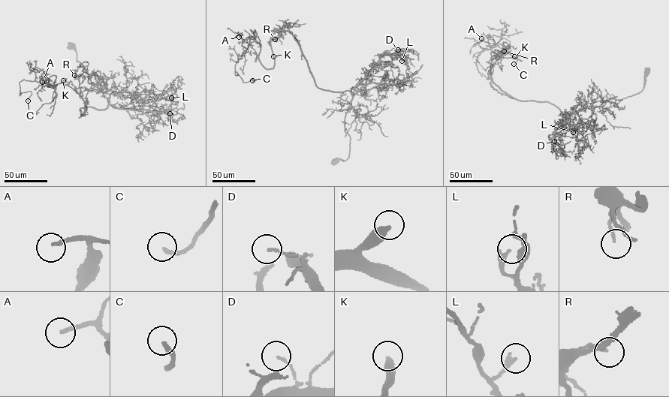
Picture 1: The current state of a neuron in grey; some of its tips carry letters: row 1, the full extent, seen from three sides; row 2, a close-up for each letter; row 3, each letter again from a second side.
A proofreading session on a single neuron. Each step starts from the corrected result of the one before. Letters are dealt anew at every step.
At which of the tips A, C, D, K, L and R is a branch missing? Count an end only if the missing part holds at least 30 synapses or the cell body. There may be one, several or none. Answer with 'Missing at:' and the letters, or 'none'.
Missing at: A, C, K

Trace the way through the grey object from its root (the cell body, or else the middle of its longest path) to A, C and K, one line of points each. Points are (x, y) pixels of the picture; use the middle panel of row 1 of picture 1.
A: (334, 162), (348, 157), (351, 92), (317, 86), (288, 31), (272, 34), (266, 69), (260, 44), (239, 37)
C: (334, 162), (348, 157), (351, 92), (317, 86), (281, 30), (272, 68), (256, 41), (236, 64), (252, 80)
K: (334, 162), (348, 157), (350, 136), (344, 122), (351, 92), (317, 86), (288, 31), (272, 34), (273, 56)

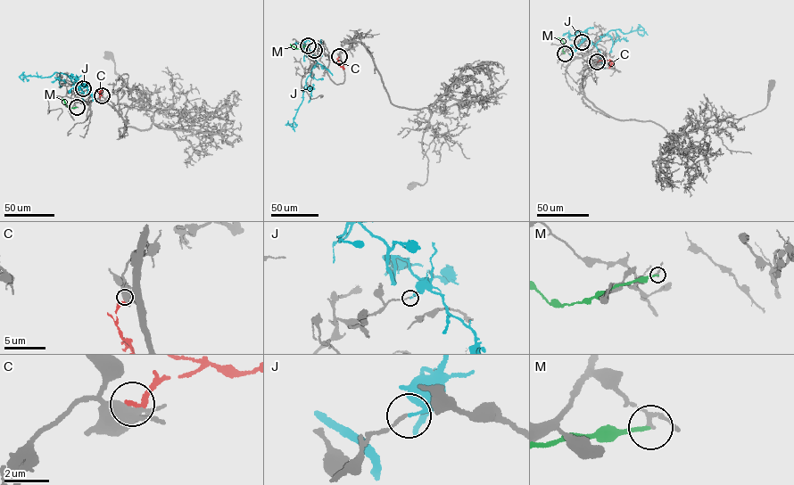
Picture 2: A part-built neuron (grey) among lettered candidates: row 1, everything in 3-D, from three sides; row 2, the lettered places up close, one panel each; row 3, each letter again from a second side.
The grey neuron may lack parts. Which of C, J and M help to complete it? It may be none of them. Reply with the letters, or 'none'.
none

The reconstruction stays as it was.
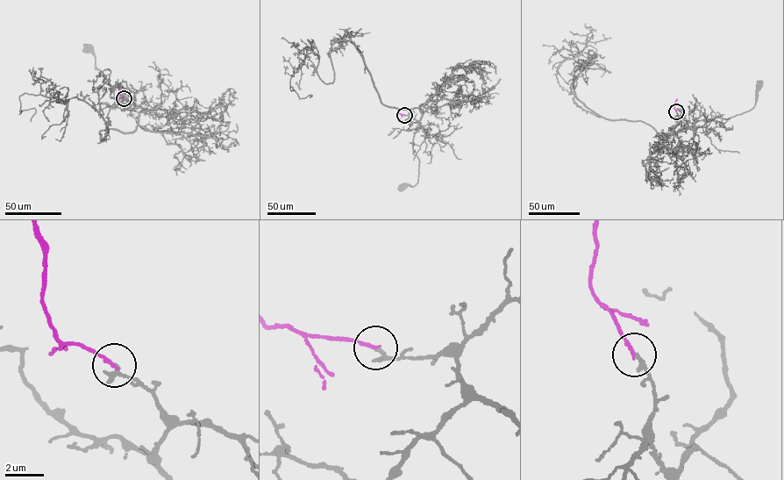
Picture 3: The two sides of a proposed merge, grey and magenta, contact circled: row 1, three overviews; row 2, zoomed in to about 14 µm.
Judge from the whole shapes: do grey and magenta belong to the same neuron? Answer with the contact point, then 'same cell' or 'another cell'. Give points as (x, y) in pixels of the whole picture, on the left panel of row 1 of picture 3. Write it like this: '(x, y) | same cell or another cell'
(124, 98) | same cell

